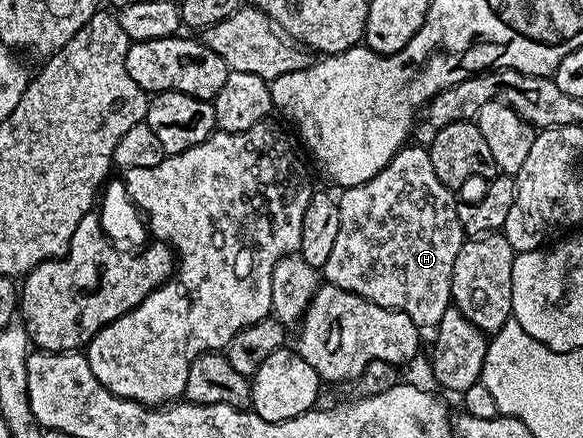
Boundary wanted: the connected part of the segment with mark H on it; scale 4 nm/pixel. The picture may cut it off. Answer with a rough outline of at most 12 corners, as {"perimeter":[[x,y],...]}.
{"perimeter":[[430,149],[338,195],[322,281],[438,327],[465,235]]}

